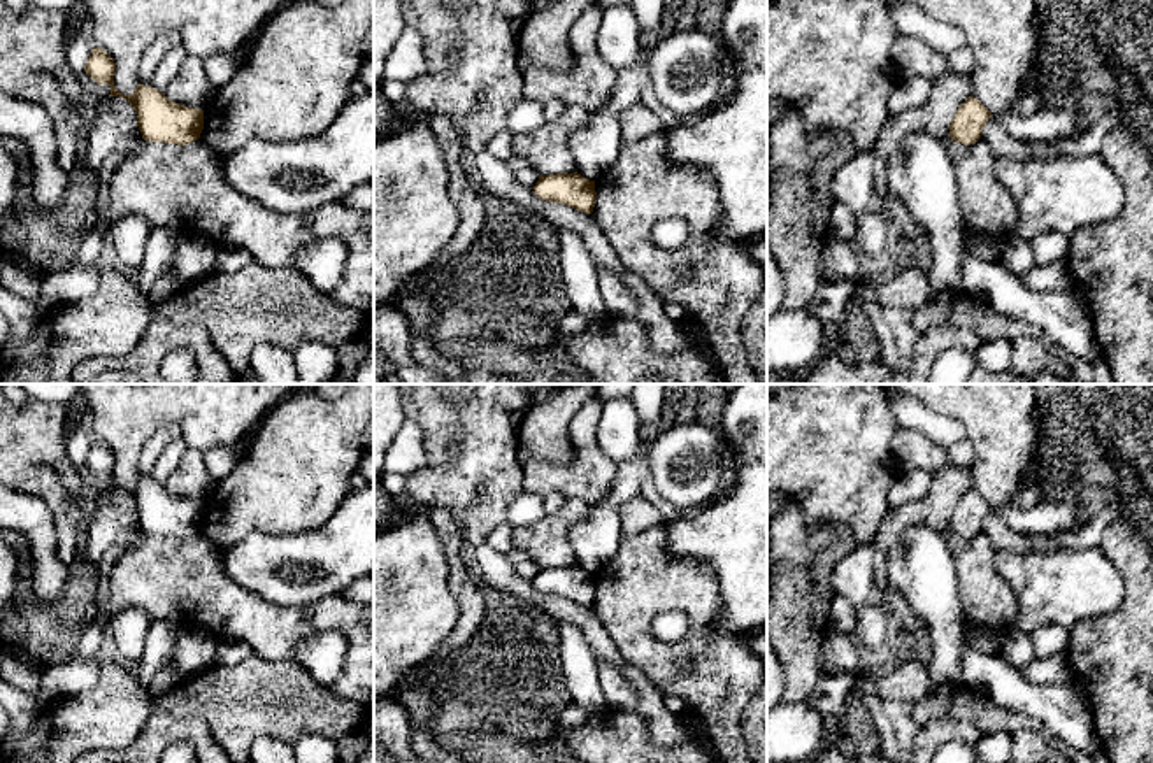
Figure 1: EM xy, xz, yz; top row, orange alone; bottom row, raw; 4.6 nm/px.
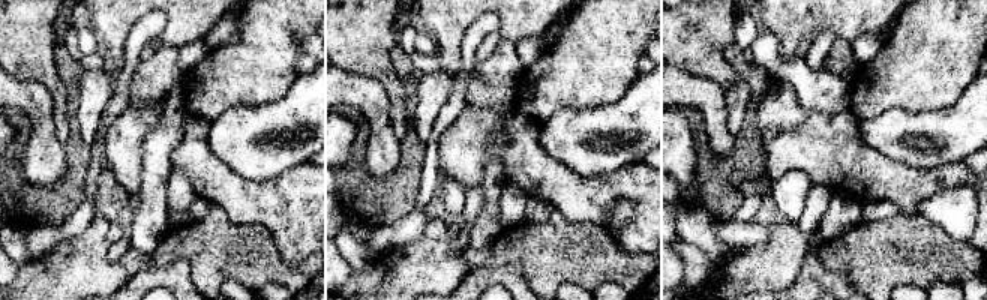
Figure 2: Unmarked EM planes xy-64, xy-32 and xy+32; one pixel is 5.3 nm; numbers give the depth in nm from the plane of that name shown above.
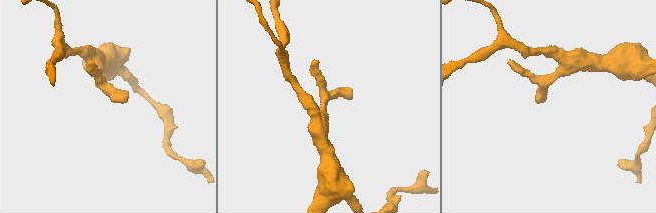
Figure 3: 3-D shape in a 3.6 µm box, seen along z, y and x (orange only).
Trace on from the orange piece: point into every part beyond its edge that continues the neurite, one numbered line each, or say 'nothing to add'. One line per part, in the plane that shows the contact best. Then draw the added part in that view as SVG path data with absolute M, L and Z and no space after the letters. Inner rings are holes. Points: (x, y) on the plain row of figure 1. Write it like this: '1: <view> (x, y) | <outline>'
nothing to add

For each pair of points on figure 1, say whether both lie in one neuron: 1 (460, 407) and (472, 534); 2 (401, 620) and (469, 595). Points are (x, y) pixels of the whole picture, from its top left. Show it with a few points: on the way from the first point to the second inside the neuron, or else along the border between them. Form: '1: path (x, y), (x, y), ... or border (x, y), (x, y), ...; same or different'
1: path (471, 439), (472, 502); same
2: border (446, 558), (458, 620), (444, 639); different

